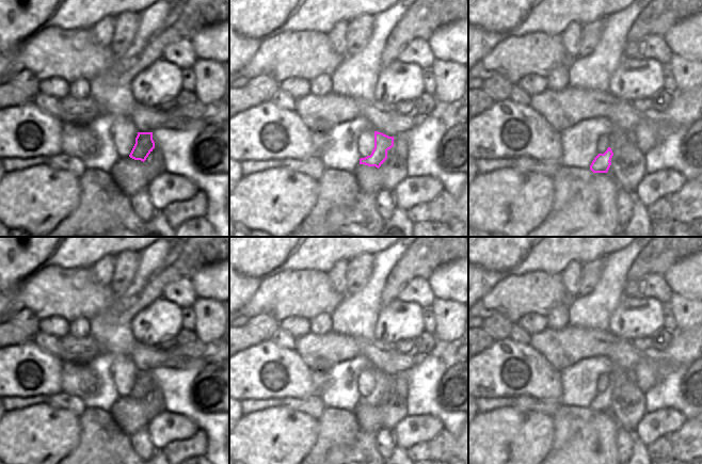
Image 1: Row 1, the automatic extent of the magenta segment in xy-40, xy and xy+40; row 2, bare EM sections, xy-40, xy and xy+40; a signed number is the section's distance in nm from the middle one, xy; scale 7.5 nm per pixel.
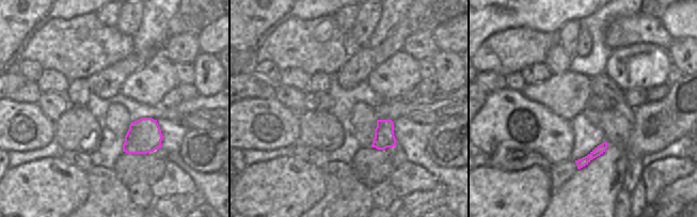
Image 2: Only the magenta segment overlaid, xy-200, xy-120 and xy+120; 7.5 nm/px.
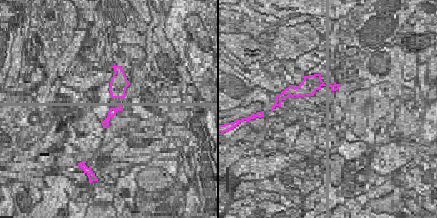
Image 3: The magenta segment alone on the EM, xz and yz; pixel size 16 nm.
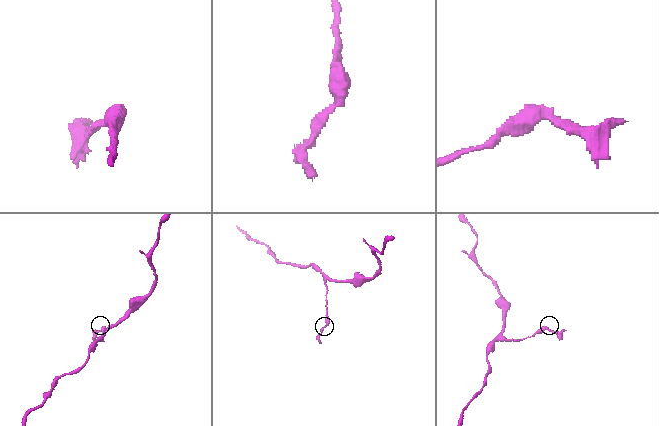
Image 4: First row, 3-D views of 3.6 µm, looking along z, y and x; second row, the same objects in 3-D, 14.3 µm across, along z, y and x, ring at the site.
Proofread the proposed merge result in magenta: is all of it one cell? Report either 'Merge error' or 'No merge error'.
Merge error.

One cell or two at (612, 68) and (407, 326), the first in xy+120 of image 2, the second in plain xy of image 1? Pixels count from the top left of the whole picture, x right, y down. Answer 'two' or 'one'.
one

